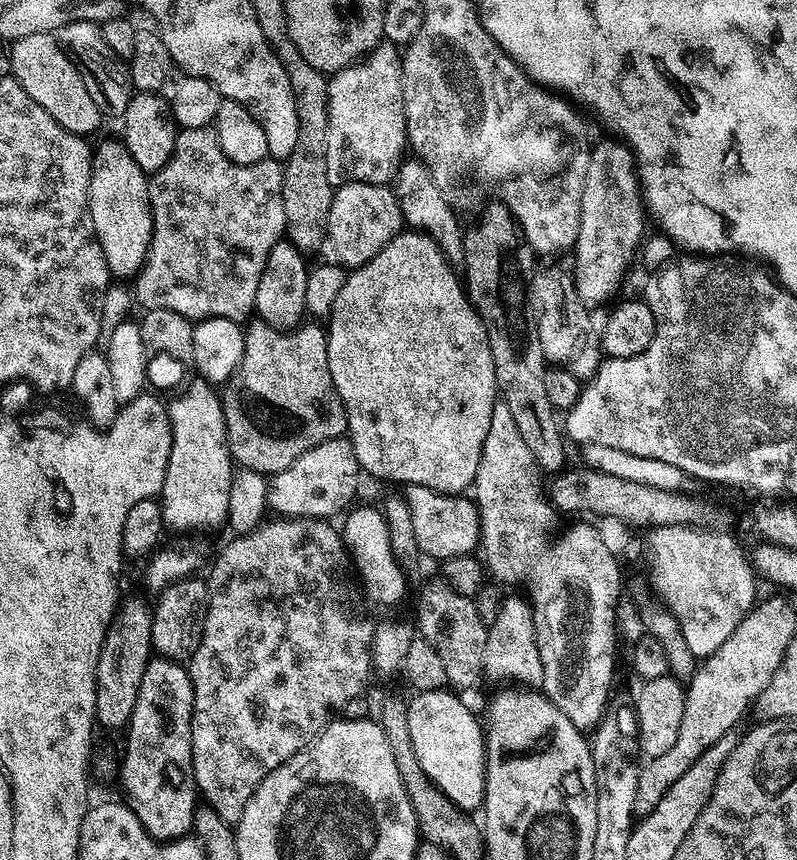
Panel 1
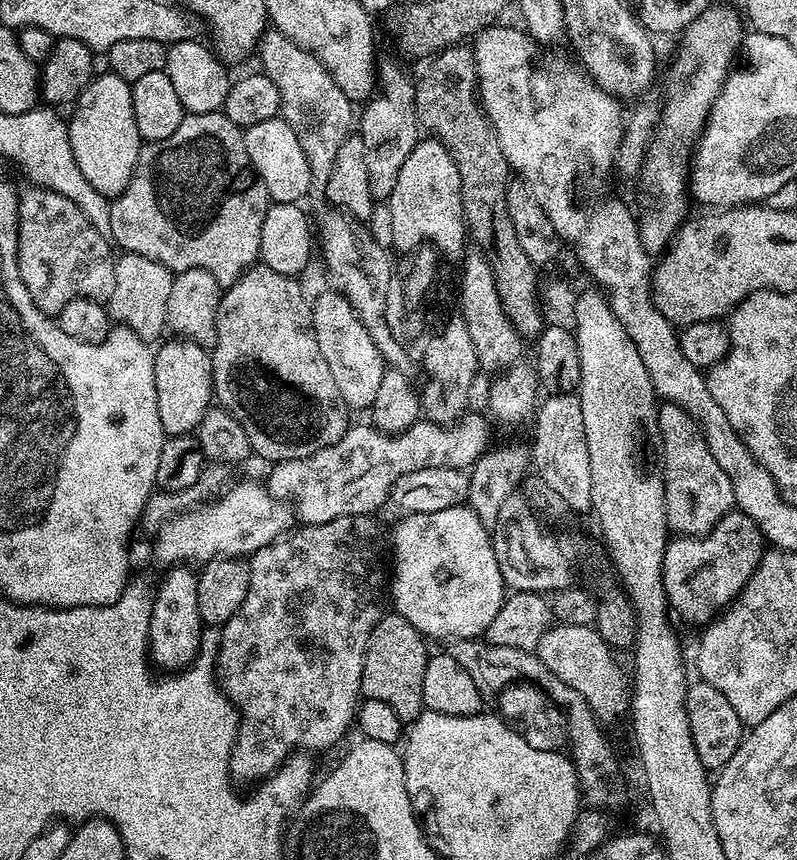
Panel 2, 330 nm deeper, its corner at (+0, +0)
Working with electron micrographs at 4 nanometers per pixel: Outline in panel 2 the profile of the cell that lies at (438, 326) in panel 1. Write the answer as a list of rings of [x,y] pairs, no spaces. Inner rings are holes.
[[[421,138],[417,140],[414,150],[410,150],[410,158],[398,173],[398,183],[386,201],[388,207],[388,232],[392,235],[392,244],[403,254],[431,245],[441,257],[463,257],[466,252],[466,225],[464,222],[464,207],[462,206],[462,178],[458,178],[458,166],[454,158],[450,158],[450,150],[442,146],[442,142],[435,138]]]

